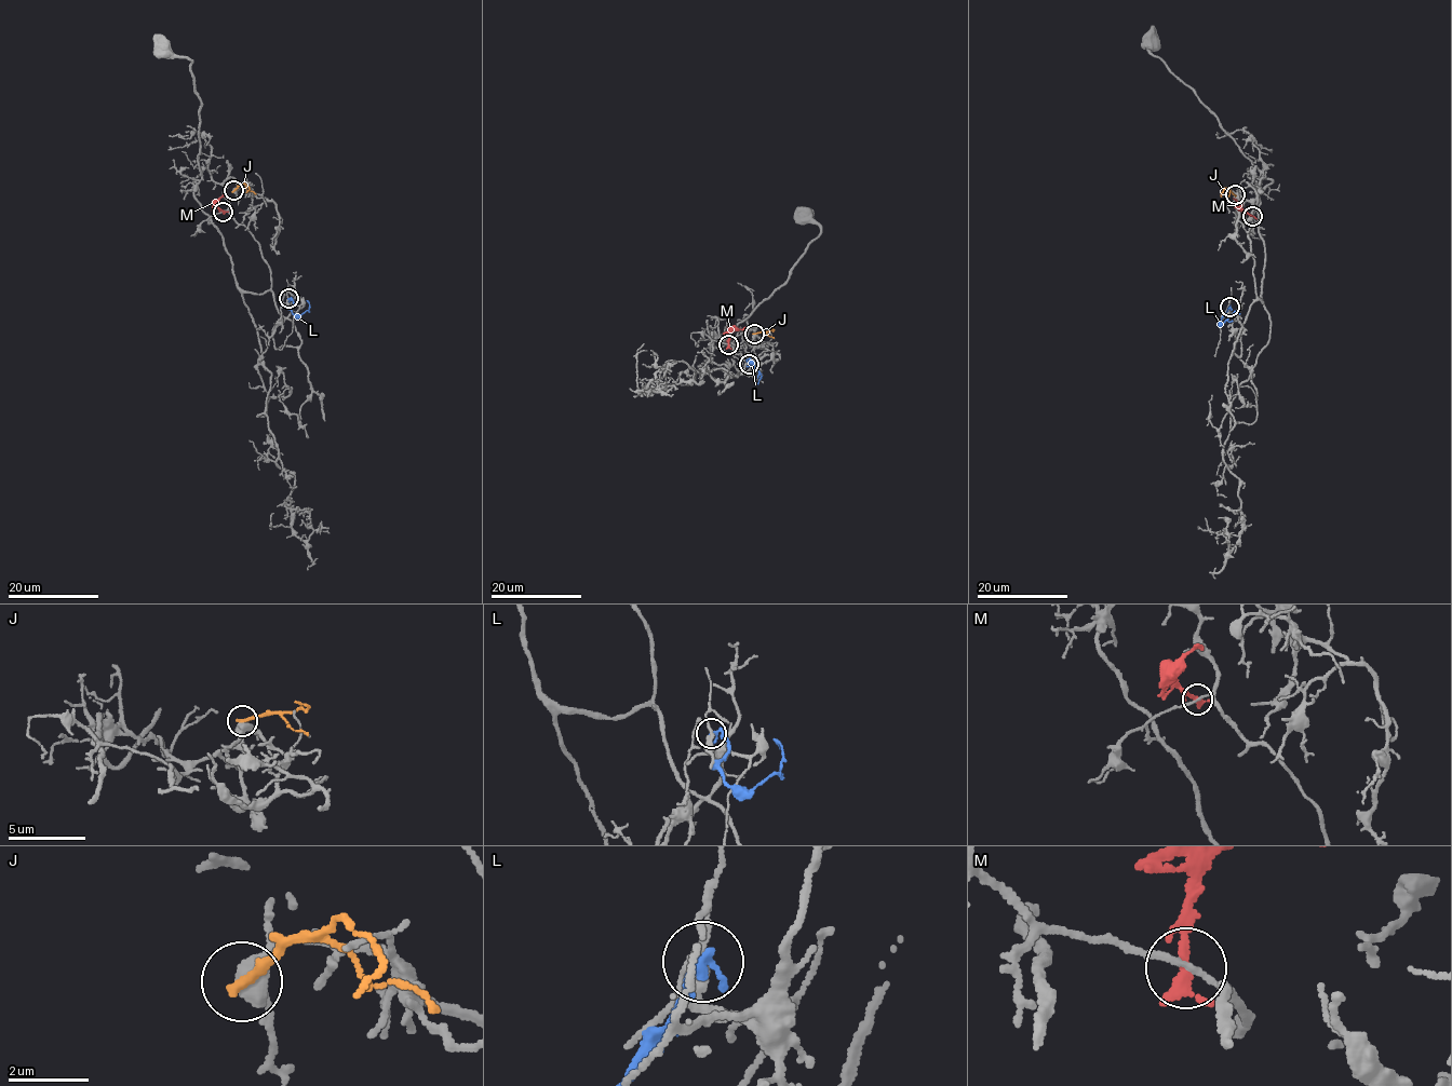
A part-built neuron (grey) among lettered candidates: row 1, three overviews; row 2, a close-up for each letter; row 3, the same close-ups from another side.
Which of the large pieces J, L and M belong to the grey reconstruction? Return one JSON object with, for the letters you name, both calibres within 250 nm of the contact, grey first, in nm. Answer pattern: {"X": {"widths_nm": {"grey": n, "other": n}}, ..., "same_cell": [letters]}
{"same_cell": []}

